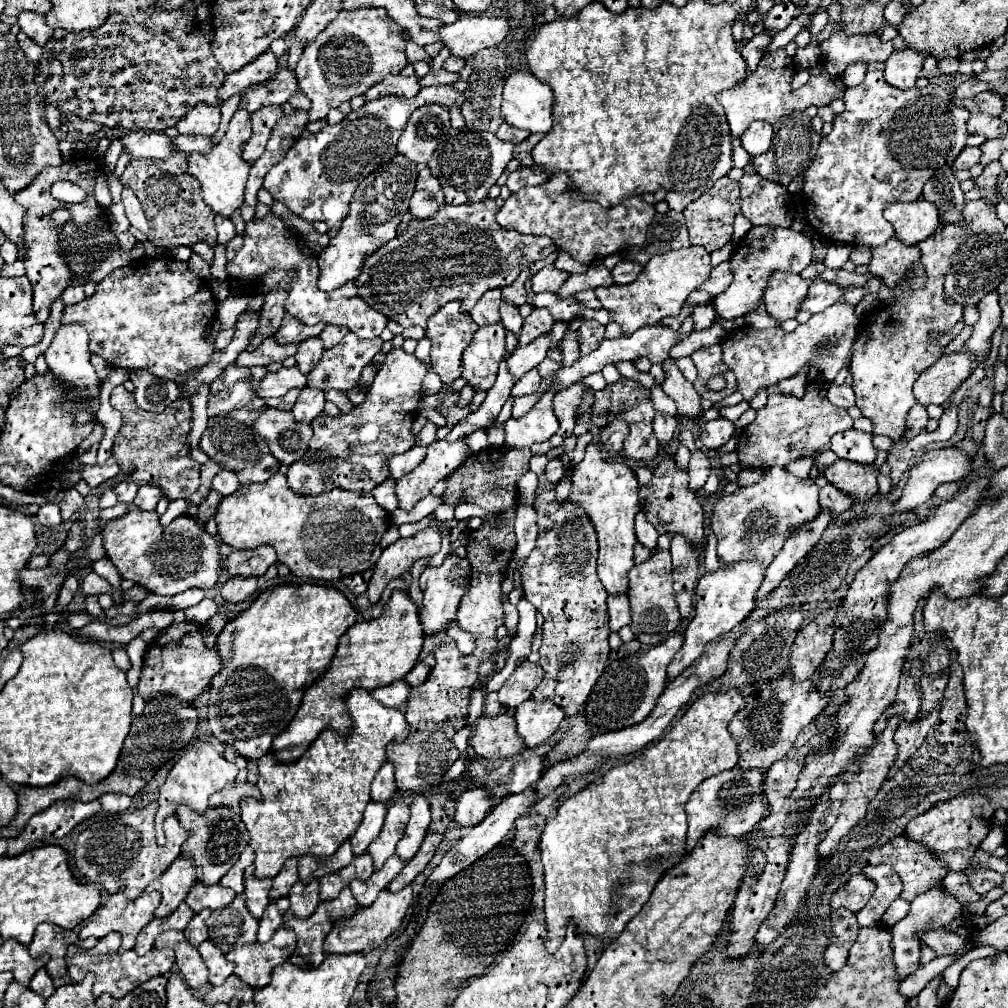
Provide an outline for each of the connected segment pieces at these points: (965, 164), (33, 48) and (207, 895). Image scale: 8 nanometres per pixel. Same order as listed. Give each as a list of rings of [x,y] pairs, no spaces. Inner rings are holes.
[[[966,147],[952,163],[952,169],[970,169],[972,165],[976,165],[980,161],[980,155],[982,155],[980,147]]]
[[[22,31],[18,33],[18,45],[20,45],[20,49],[24,51],[24,55],[30,59],[30,63],[36,63],[36,61],[40,59],[42,49],[40,49],[28,35],[24,35]]]
[[[196,883],[188,897],[186,897],[186,905],[194,911],[200,913],[202,909],[222,909],[228,903],[232,903],[232,899],[236,897],[236,893],[232,889],[226,889],[222,885],[202,885]]]

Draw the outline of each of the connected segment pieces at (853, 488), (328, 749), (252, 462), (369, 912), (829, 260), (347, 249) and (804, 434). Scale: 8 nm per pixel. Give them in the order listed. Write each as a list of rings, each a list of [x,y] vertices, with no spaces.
[[[840,459],[832,467],[828,467],[824,475],[834,487],[840,487],[840,491],[852,495],[852,499],[856,499],[858,503],[864,503],[878,493],[878,485],[876,485],[878,473],[874,465],[864,467],[860,463]]]
[[[364,689],[350,691],[350,695],[346,697],[346,705],[354,721],[354,729],[348,737],[340,737],[336,731],[326,729],[296,763],[290,765],[278,763],[272,753],[264,755],[264,759],[258,761],[260,779],[256,785],[262,793],[262,801],[256,799],[242,801],[242,821],[250,833],[250,847],[256,853],[254,875],[258,879],[276,877],[284,861],[290,857],[302,857],[308,853],[314,855],[316,859],[322,859],[334,855],[340,843],[348,841],[356,833],[356,827],[360,825],[364,809],[370,801],[370,783],[376,771],[386,763],[386,745],[392,741],[404,743],[408,735],[408,723],[402,711],[384,707]]]
[[[252,399],[252,403],[240,411],[232,411],[228,415],[220,415],[220,417],[210,417],[208,419],[208,427],[202,435],[200,441],[200,449],[212,459],[216,461],[222,469],[228,471],[236,471],[240,485],[252,485],[252,483],[264,483],[268,481],[274,473],[278,473],[278,459],[274,459],[268,451],[268,445],[260,439],[260,435],[256,435],[254,429],[254,421],[256,415],[260,415],[260,411],[264,411],[266,403],[264,399]]]
[[[406,885],[398,893],[392,893],[388,889],[382,891],[370,907],[364,907],[364,909],[360,907],[350,919],[340,919],[336,923],[336,927],[326,937],[324,951],[326,953],[336,953],[336,955],[350,955],[350,953],[358,953],[358,951],[360,953],[370,953],[370,951],[378,949],[382,943],[386,943],[386,939],[392,933],[396,933],[402,927],[410,905],[412,905],[412,885]]]
[[[840,243],[830,245],[830,247],[828,247],[828,255],[826,255],[826,259],[824,259],[824,265],[826,265],[826,267],[832,267],[832,269],[844,267],[844,263],[846,263],[848,257],[850,257],[850,251],[852,251],[850,245],[840,245]]]
[[[396,155],[392,161],[380,165],[356,187],[356,193],[350,201],[350,213],[342,221],[338,235],[330,239],[328,247],[318,255],[320,291],[334,291],[344,283],[354,281],[360,275],[360,267],[364,265],[364,261],[378,247],[396,237],[396,227],[402,221],[402,215],[408,211],[416,177],[418,177],[418,165],[406,159],[404,155]]]
[[[810,381],[806,385],[806,395],[802,399],[782,393],[778,385],[768,387],[768,405],[756,413],[756,421],[746,427],[746,431],[738,437],[738,457],[742,469],[754,467],[786,467],[792,461],[802,457],[816,457],[822,451],[830,449],[832,435],[852,429],[852,419],[842,407],[832,407],[824,395],[830,383],[824,381]]]

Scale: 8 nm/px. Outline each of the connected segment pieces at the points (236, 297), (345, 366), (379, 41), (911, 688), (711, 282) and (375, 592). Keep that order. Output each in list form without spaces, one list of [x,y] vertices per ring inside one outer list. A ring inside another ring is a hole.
[[[232,293],[232,295],[228,295],[224,301],[218,303],[222,329],[230,329],[230,327],[236,325],[238,317],[240,317],[240,315],[246,311],[246,307],[248,307],[248,299],[250,299],[250,295]]]
[[[348,333],[336,347],[324,351],[320,363],[308,373],[308,387],[322,391],[350,391],[358,385],[362,369],[380,351],[382,343],[384,341],[380,337],[364,341],[354,333]],[[326,379],[330,381],[330,385],[326,385]]]
[[[358,7],[358,9],[344,9],[338,13],[338,17],[312,41],[306,45],[294,73],[296,79],[300,79],[300,89],[302,93],[310,99],[310,121],[318,121],[324,119],[328,115],[330,109],[338,107],[344,101],[350,101],[354,95],[362,95],[366,93],[372,85],[380,83],[386,75],[398,75],[406,65],[406,39],[402,37],[404,29],[390,19],[388,11],[384,11],[382,7]]]
[[[902,673],[902,679],[900,679],[900,685],[898,685],[898,697],[894,701],[894,705],[888,707],[888,711],[884,711],[884,715],[878,719],[878,723],[874,725],[874,733],[880,733],[884,731],[886,727],[886,721],[892,717],[892,715],[898,715],[900,721],[914,721],[920,713],[920,689],[916,687],[912,675],[908,673]]]
[[[728,259],[728,261],[724,261],[724,263],[720,263],[718,267],[712,269],[712,275],[710,275],[710,279],[702,285],[702,289],[706,287],[706,291],[710,291],[712,295],[718,295],[718,293],[722,293],[730,283],[732,283],[732,267],[730,267],[730,259]]]
[[[432,525],[432,527],[422,529],[414,537],[398,539],[388,549],[384,549],[382,557],[378,559],[378,563],[374,567],[374,575],[372,575],[368,591],[366,591],[368,601],[378,603],[384,587],[392,579],[404,575],[418,559],[436,555],[440,551],[440,541],[442,541],[440,529],[436,525]]]

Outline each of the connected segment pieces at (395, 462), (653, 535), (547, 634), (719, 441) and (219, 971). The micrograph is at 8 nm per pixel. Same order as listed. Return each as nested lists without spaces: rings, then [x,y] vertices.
[[[412,447],[410,451],[392,457],[390,459],[390,475],[394,479],[404,477],[406,473],[416,469],[424,461],[424,455],[426,455],[426,447]]]
[[[642,511],[636,515],[636,537],[638,537],[638,541],[640,541],[644,547],[656,549],[658,533],[656,533],[656,529],[652,527],[652,523],[646,521],[646,517],[644,517]]]
[[[542,491],[536,495],[536,513],[540,527],[538,541],[534,551],[528,555],[526,563],[520,569],[524,597],[544,615],[544,625],[542,625],[544,641],[540,647],[540,667],[544,669],[544,679],[534,689],[534,699],[554,701],[570,717],[578,713],[578,707],[586,701],[594,683],[608,665],[608,655],[610,655],[610,645],[608,645],[610,627],[608,627],[608,607],[606,607],[608,593],[604,591],[604,585],[596,575],[596,559],[598,559],[596,531],[588,515],[584,515],[584,511],[576,507],[576,503],[568,503],[568,499],[558,503],[554,491]]]
[[[720,417],[720,419],[714,419],[714,421],[706,421],[702,425],[702,433],[700,433],[700,441],[706,449],[710,451],[716,451],[720,449],[724,443],[728,443],[728,439],[732,437],[734,433],[734,423]]]
[[[204,941],[200,947],[198,947],[198,953],[202,955],[210,975],[208,975],[208,983],[212,983],[214,987],[216,985],[222,985],[234,971],[234,965],[230,961],[226,961],[224,953],[210,941]]]

